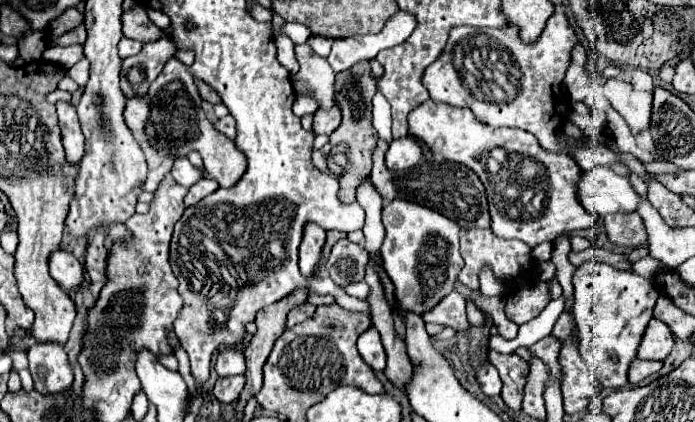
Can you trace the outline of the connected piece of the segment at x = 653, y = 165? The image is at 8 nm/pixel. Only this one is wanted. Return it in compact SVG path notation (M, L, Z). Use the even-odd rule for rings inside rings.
M653 160L653 162L645 164L645 170L647 172L675 172L679 168L673 166L673 164L669 164L669 162L665 162L665 160Z

